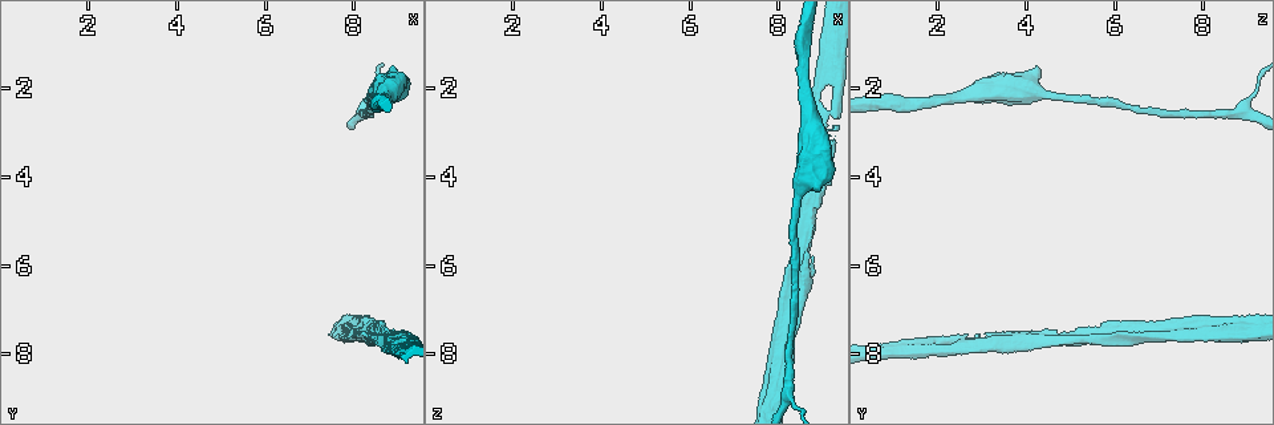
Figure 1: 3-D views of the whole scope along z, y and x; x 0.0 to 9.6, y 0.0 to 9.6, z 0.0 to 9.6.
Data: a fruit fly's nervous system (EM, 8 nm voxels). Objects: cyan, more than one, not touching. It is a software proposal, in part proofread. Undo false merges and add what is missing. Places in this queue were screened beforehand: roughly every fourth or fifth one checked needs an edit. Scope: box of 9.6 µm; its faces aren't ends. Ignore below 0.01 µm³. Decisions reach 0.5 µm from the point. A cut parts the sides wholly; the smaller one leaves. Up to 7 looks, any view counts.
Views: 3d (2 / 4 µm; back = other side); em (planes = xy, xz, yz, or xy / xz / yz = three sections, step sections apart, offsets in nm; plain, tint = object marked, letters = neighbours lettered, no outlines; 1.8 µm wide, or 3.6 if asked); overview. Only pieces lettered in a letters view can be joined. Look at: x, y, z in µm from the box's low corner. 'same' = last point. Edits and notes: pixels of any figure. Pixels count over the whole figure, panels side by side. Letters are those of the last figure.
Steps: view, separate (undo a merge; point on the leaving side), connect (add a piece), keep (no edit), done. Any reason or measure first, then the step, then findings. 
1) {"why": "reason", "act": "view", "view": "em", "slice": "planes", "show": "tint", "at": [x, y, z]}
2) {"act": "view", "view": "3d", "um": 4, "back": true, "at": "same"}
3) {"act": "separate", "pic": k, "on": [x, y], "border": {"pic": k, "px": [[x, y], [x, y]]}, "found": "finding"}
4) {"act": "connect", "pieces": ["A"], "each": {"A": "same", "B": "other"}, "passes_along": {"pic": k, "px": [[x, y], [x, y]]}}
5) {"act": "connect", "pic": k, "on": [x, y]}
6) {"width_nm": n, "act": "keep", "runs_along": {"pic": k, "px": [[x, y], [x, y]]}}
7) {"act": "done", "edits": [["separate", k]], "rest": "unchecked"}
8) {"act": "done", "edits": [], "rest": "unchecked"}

{"why": "two arms at a narrow angle", "act": "view", "view": "3d", "um": 2, "at": [8.75, 7.70, 4.30]}

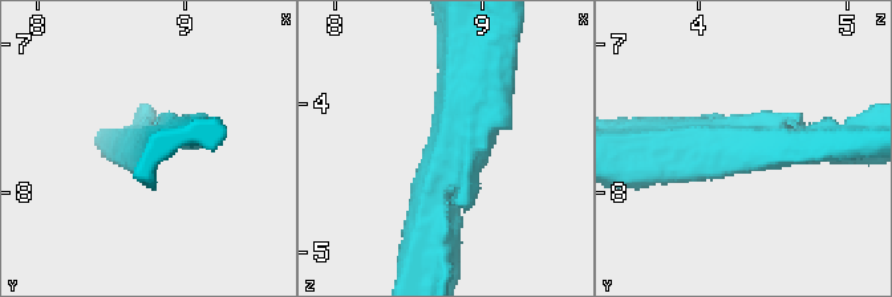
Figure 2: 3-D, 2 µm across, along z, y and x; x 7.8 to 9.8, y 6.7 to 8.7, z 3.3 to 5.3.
{"why": "need the tissue", "act": "view", "view": "em", "slice": "xy", "step": 4, "show": "tint", "at": [8.76, 7.66, 4.36]}

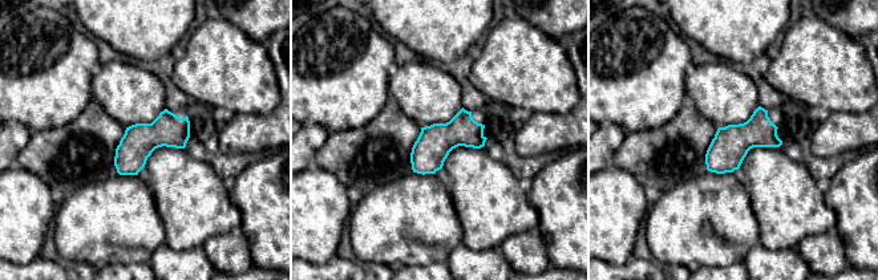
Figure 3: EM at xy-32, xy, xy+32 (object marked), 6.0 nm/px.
{"act": "view", "view": "em", "slice": "planes", "show": "letters", "at": "same"}

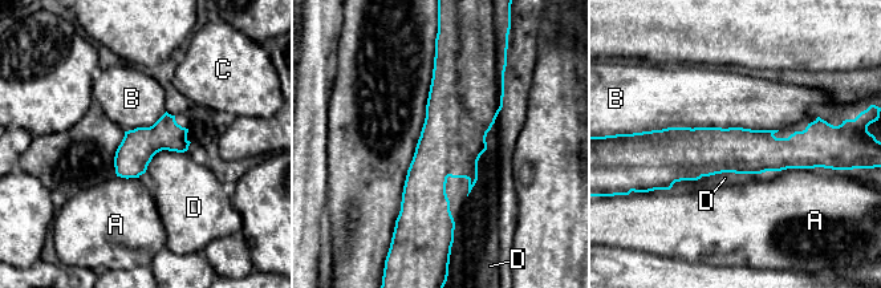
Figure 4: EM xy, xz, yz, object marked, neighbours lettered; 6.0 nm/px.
{"width_nm": 220, "act": "keep", "each": {"A": "other", "B": "other", "C": "other", "D": "other"}, "runs_along": {"pic": 4, "px": [[658, 138], [678, 150], [817, 151]]}, "found": "continuous, no second cell"}

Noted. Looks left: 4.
{"why": "sudden change in width", "act": "view", "view": "3d", "um": 4, "at": [7.90, 7.40, 8.55]}

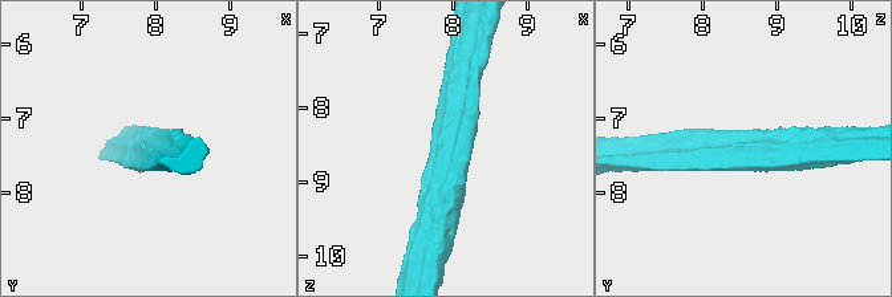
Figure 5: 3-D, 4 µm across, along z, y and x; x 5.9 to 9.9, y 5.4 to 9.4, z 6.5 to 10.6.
{"arms": 3, "arm_widths_nm": [220, 220, 420], "why": "shape alone is not enough", "act": "view", "view": "em", "slice": "xz", "step": 8, "show": "plain", "at": [7.95, 7.50, 8.60]}

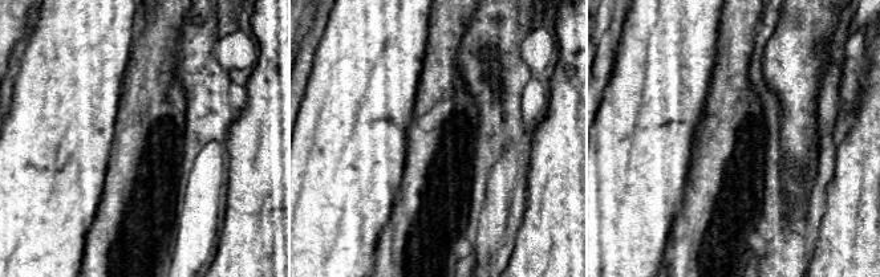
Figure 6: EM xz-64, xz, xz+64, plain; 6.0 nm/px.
{"act": "view", "view": "em", "slice": "xz", "step": 8, "show": "letters", "at": "same"}

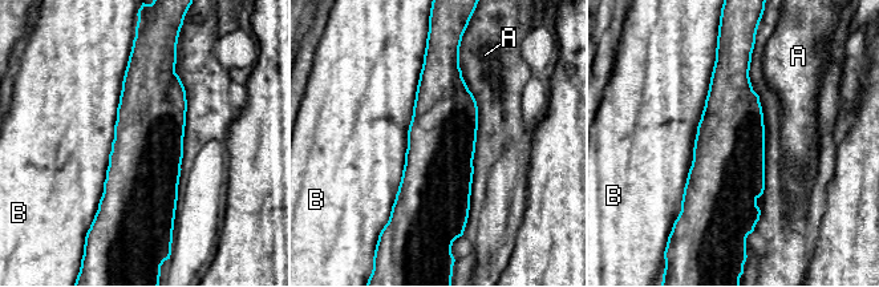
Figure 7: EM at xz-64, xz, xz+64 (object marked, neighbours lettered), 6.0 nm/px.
{"width_nm": 420, "act": "keep", "each": {"A": "other", "B": "other"}, "border": {"pic": 7, "px": [[132, 47], [104, 191], [93, 217]]}, "found": "one cell here"}

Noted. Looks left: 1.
{"act": "done", "edits": [], "rest": "unchecked"}

